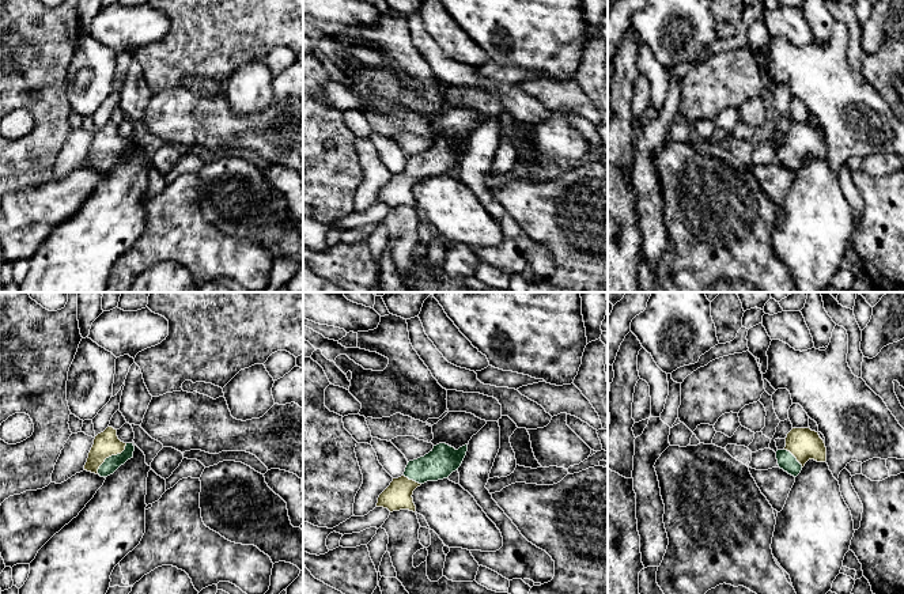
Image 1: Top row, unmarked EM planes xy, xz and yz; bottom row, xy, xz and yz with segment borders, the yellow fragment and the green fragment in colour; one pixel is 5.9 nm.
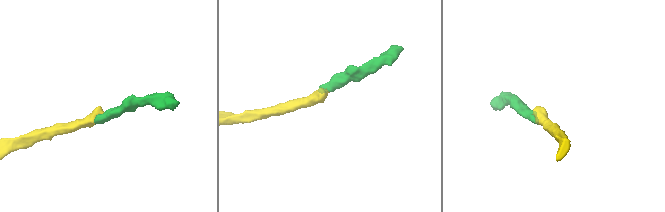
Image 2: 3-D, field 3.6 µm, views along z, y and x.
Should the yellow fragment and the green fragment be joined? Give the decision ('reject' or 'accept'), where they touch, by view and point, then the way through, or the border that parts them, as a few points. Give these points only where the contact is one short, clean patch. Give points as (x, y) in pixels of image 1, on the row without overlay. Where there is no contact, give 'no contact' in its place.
accept | xy (110, 151) | across xy (106, 139), (110, 151), (112, 159)

